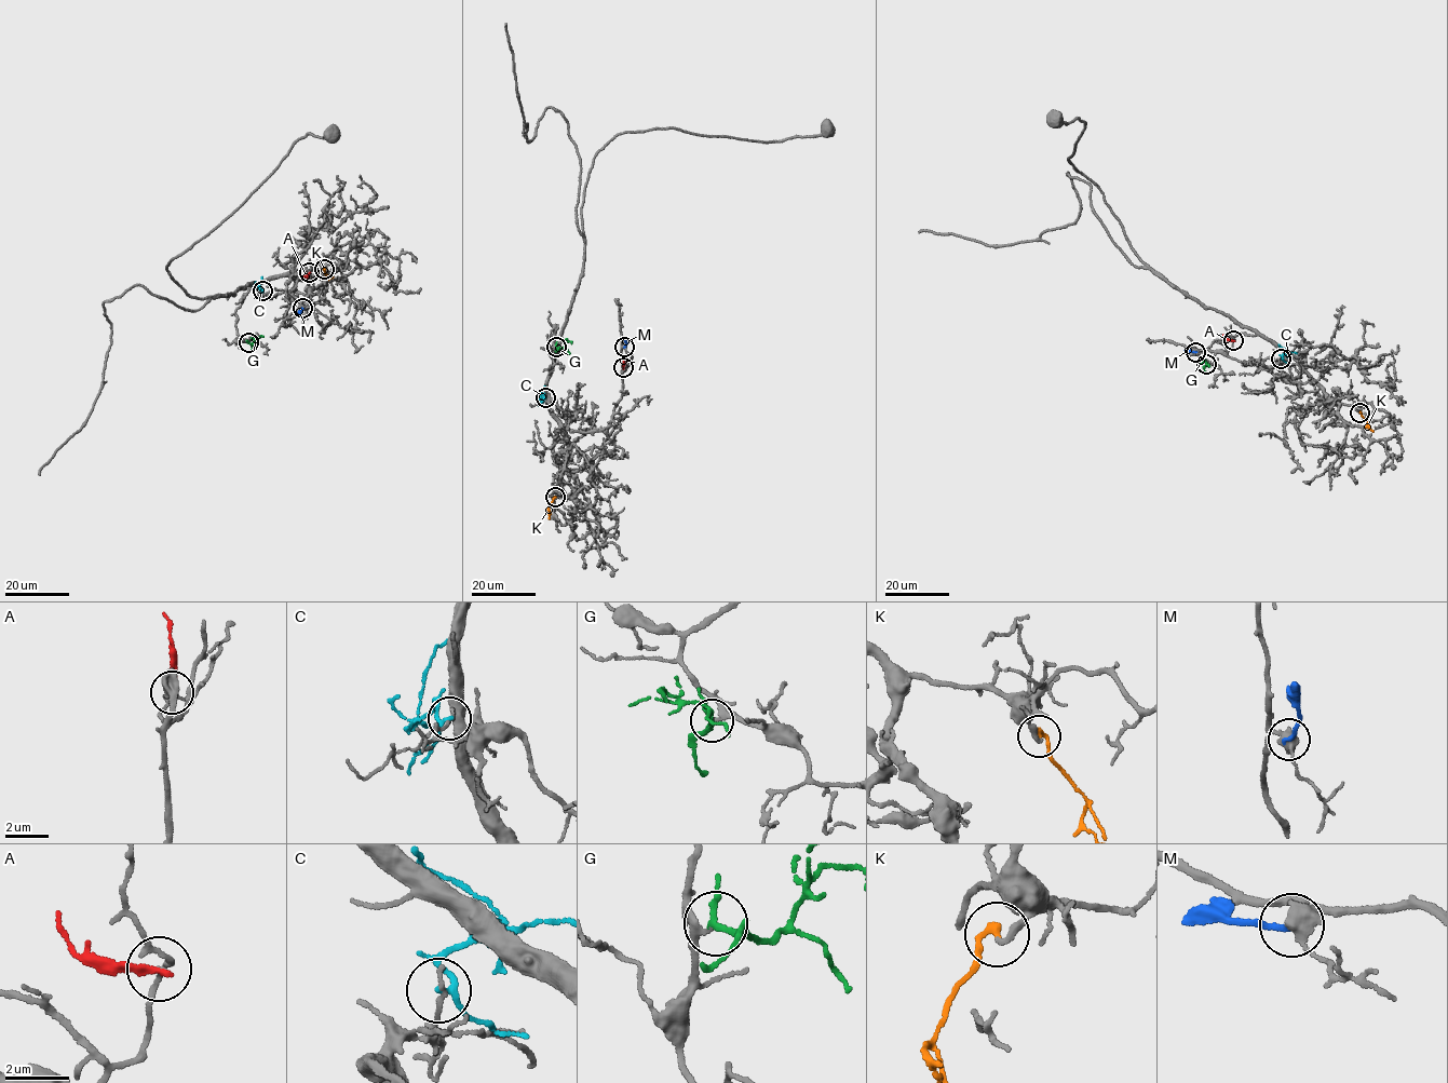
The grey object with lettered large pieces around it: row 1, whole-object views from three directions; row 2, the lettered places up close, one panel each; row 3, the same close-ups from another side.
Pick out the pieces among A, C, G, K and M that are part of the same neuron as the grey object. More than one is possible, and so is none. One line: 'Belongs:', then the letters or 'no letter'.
Belongs: G, K

